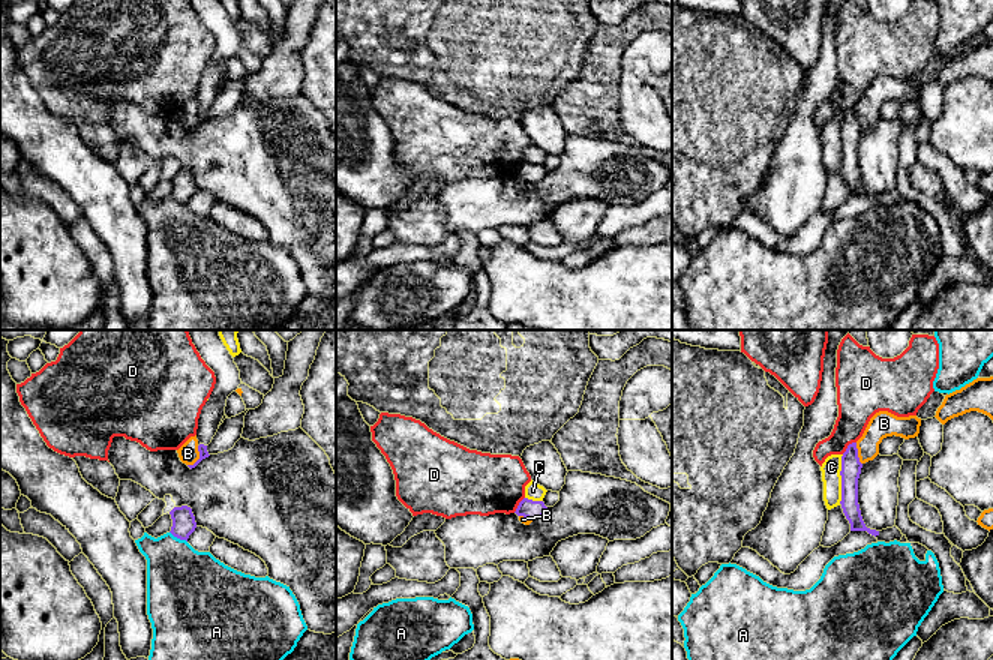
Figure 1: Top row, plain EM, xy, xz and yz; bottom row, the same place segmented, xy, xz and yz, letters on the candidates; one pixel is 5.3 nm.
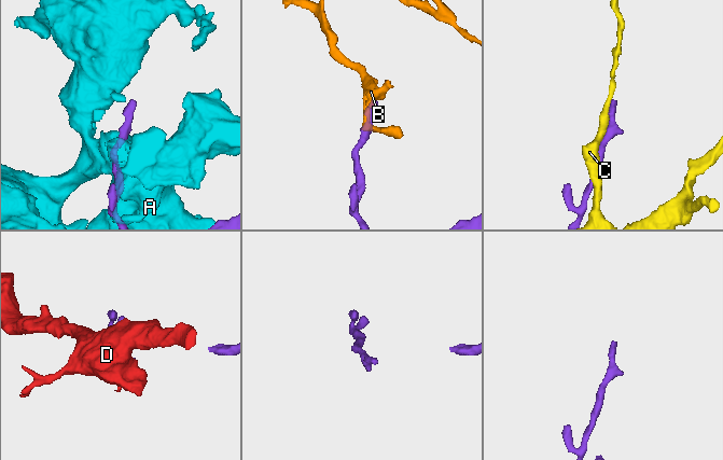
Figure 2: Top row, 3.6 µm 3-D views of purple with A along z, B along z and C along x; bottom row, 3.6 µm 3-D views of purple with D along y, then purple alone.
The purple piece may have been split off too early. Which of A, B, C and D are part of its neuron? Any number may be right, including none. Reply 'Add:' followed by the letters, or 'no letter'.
Add: no letter

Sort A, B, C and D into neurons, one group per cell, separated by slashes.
A / B / C / D

